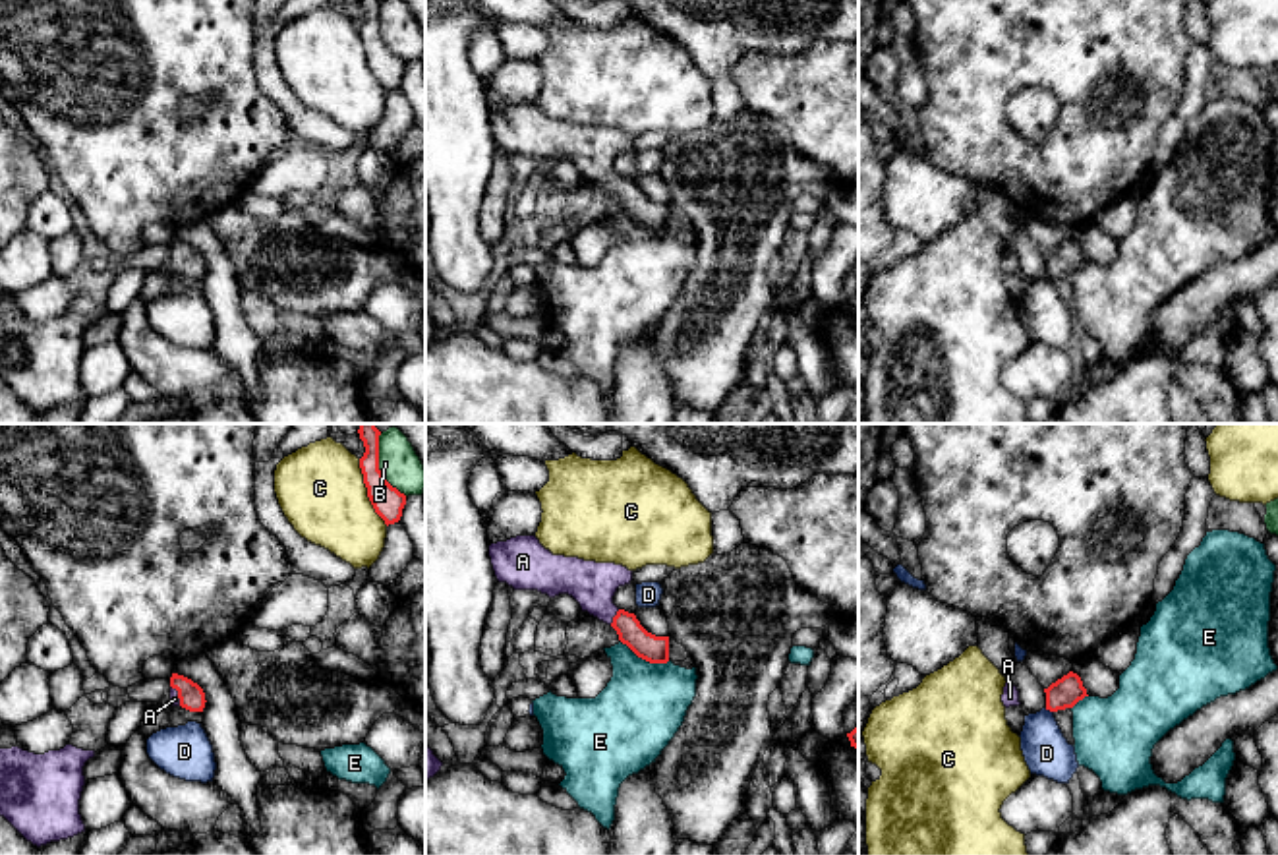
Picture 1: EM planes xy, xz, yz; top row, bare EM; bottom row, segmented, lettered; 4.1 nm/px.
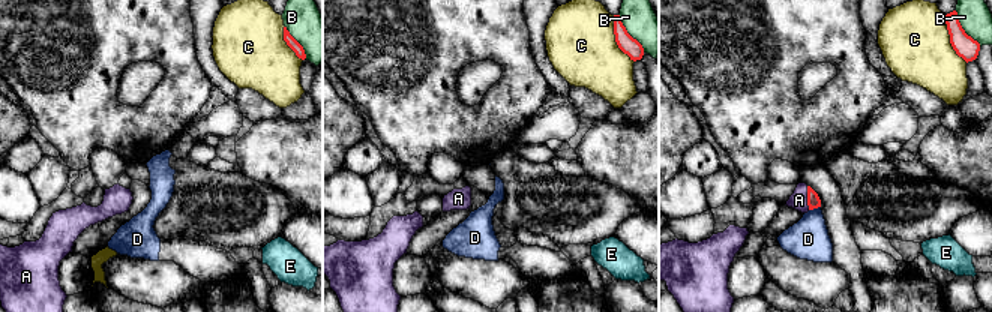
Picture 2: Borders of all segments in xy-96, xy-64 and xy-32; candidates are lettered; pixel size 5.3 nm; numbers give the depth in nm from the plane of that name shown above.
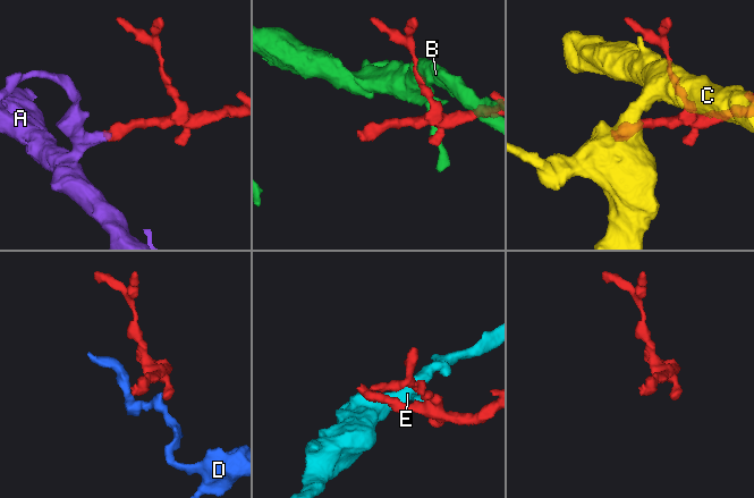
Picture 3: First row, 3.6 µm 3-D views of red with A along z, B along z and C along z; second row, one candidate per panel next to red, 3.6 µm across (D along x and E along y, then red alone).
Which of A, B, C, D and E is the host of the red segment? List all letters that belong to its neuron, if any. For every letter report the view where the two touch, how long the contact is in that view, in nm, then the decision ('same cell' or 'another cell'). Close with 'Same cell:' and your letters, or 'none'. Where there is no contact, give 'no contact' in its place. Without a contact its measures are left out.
A: meets red in xz; contact 80 nm long; same cell
B: meets red in xy; contact 280 nm long; another cell
C: meets red in xy; contact 300 nm long; another cell
D: meets red in yz; contact 40 nm long; another cell
E: meets red in xz; contact 220 nm long; another cell
Same cell: A

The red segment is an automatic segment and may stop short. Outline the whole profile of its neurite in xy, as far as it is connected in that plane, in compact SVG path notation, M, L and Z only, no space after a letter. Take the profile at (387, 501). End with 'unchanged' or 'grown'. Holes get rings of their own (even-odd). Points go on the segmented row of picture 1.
M360 424L358 433L365 447L365 453L360 458L360 468L363 474L363 484L367 487L367 497L375 513L385 520L385 524L394 524L402 516L406 495L392 487L379 470L381 431L375 428L375 424Z; unchanged

